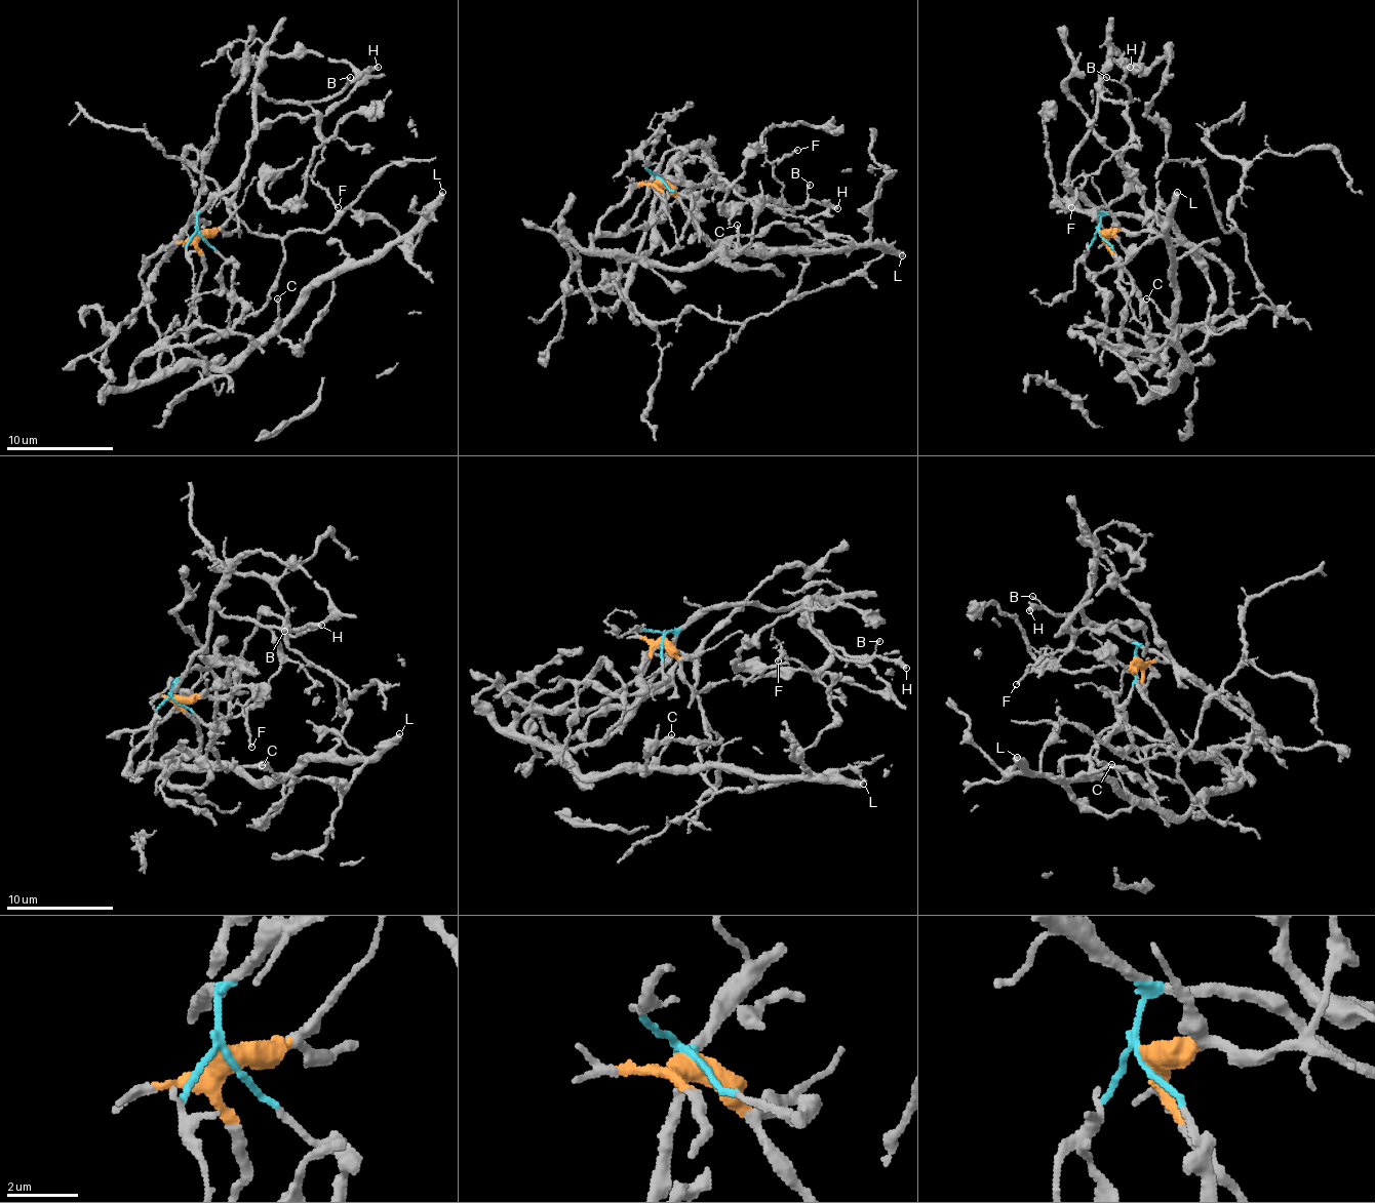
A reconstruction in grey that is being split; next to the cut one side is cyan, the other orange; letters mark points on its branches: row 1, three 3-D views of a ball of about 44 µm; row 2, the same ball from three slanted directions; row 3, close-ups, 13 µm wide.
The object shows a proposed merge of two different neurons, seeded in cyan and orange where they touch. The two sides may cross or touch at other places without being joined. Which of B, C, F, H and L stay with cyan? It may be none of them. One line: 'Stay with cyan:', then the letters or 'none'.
Stay with cyan: B, F, H

